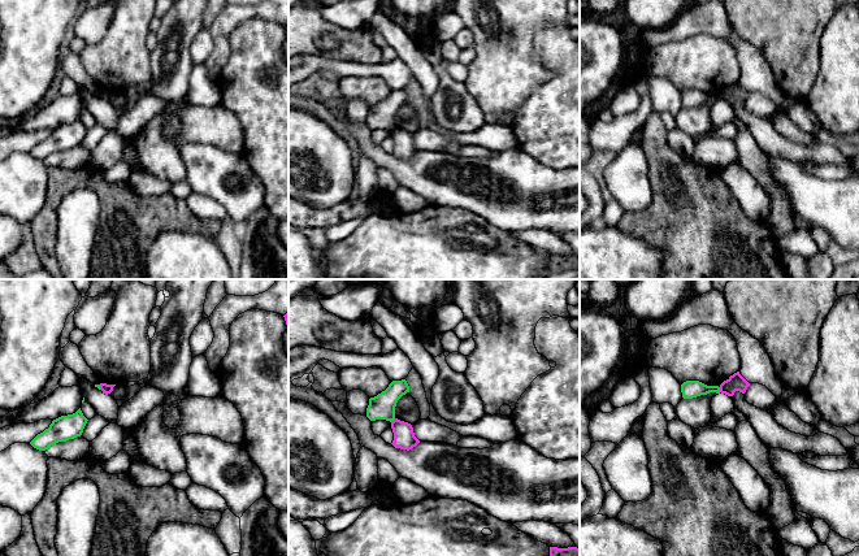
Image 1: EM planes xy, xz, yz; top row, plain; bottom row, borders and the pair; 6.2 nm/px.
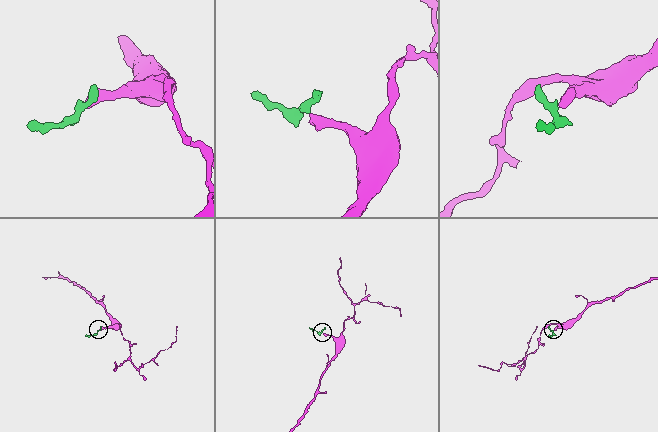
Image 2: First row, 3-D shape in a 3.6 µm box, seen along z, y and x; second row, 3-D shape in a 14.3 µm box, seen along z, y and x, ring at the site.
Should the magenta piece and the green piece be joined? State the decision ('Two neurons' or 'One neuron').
Two neurons

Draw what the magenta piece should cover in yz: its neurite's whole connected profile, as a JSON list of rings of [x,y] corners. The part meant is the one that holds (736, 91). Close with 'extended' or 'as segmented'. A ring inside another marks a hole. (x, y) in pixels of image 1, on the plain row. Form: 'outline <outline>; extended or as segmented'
outline [[[737,81],[720,94],[720,101],[728,105],[733,105],[736,100],[745,103],[749,95],[750,92]]]; as segmented

